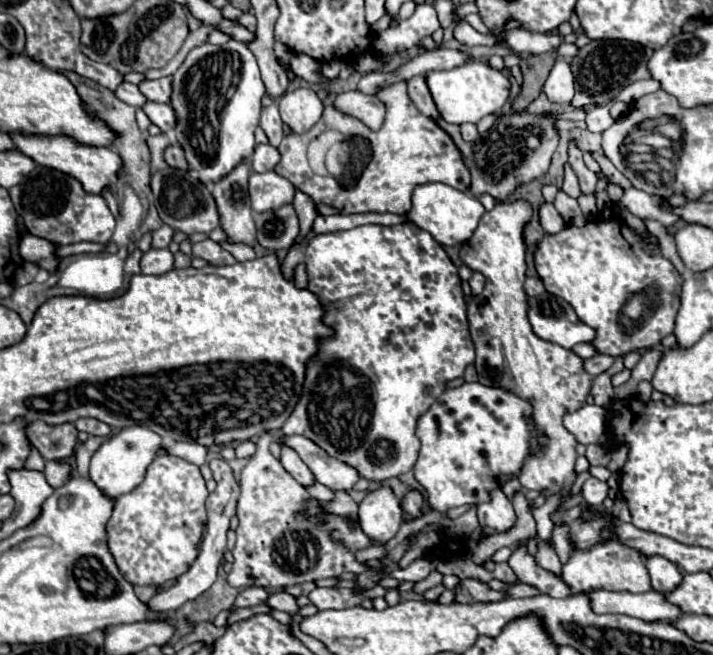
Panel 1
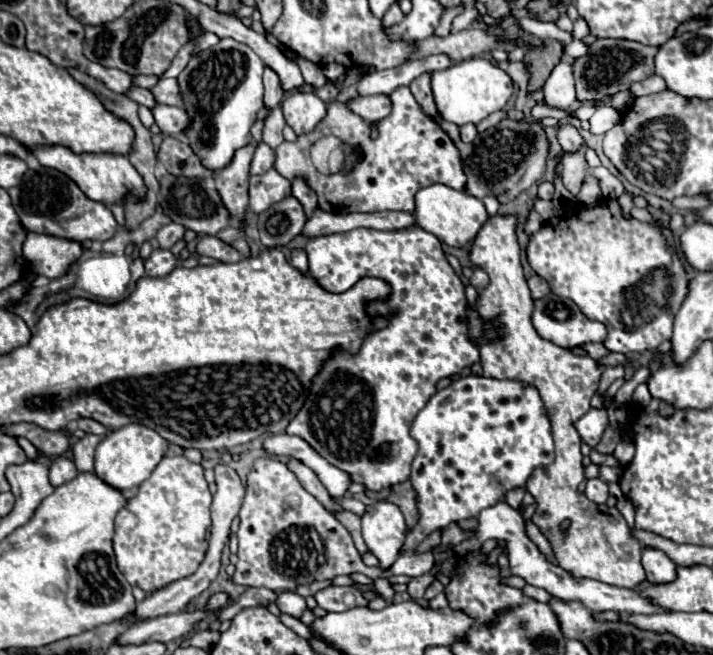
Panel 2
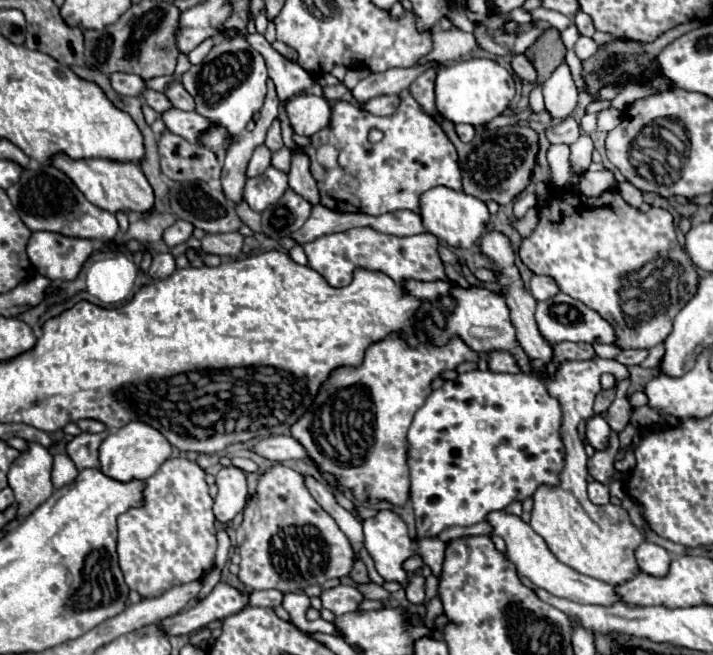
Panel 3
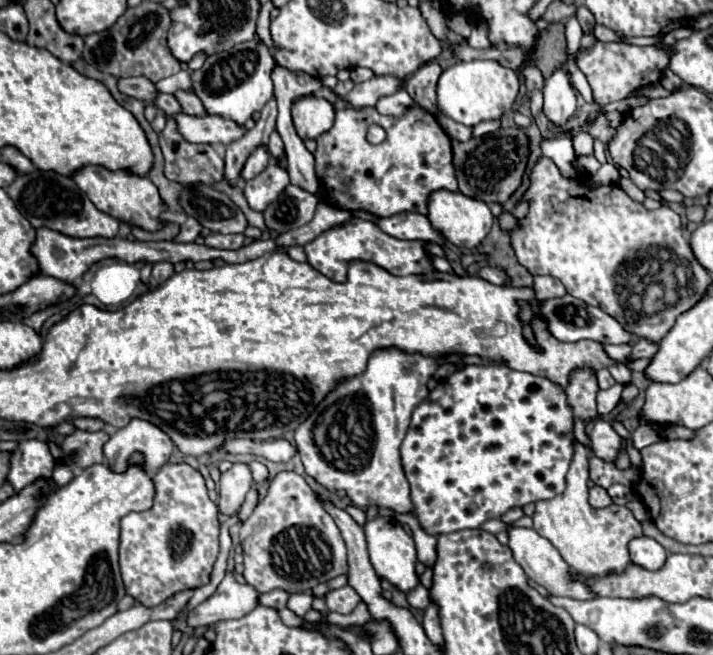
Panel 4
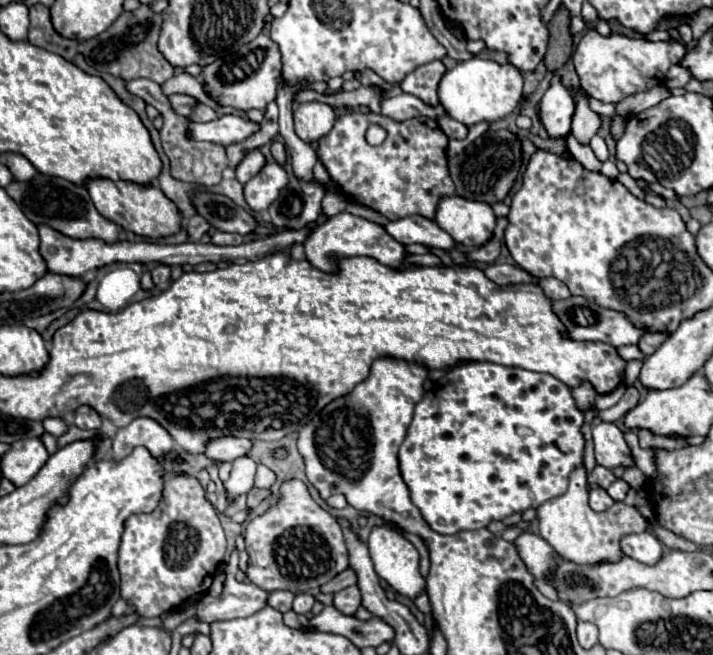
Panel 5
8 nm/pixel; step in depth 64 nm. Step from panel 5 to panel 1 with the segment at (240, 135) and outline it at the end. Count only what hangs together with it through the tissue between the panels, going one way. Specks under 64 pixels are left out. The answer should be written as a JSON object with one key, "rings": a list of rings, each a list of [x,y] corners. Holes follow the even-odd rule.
{"rings":[[[146,102],[142,106],[146,116],[156,124],[162,132],[168,132],[174,128],[174,112],[170,112],[168,104],[158,104],[158,102]]]}

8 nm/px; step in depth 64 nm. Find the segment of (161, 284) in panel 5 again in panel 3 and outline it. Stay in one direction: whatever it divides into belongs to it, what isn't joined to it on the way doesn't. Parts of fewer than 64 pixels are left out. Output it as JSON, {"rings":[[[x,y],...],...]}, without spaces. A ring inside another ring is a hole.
{"rings":[[[156,252],[152,258],[152,266],[148,270],[148,276],[152,280],[162,280],[162,278],[170,276],[174,270],[176,270],[174,256],[170,252]]]}

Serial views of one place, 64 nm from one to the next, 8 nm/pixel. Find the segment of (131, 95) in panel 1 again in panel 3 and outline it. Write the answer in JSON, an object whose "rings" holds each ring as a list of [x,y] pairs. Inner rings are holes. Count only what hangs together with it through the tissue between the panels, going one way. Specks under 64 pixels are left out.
{"rings":[[[144,90],[144,92],[142,92],[142,98],[144,98],[144,102],[146,102],[150,108],[154,108],[156,112],[164,112],[164,110],[172,108],[172,104],[166,100],[166,96],[162,96],[162,92]]]}

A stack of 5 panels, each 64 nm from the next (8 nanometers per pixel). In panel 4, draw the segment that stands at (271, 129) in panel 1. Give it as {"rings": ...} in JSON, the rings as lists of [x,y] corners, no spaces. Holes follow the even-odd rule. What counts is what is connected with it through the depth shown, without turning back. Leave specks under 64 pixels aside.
{"rings":[[[276,130],[270,134],[270,140],[268,140],[266,148],[268,148],[268,152],[272,156],[282,156],[284,154],[284,144],[282,144],[282,138],[280,138],[280,134]]]}

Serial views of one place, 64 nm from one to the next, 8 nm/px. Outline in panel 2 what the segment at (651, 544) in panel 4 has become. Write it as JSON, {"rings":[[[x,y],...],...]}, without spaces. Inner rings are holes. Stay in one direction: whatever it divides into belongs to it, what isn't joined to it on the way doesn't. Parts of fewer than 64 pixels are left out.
{"rings":[[[644,548],[642,566],[646,570],[648,582],[652,584],[668,584],[676,580],[676,564],[672,564],[672,560],[664,552]]]}

